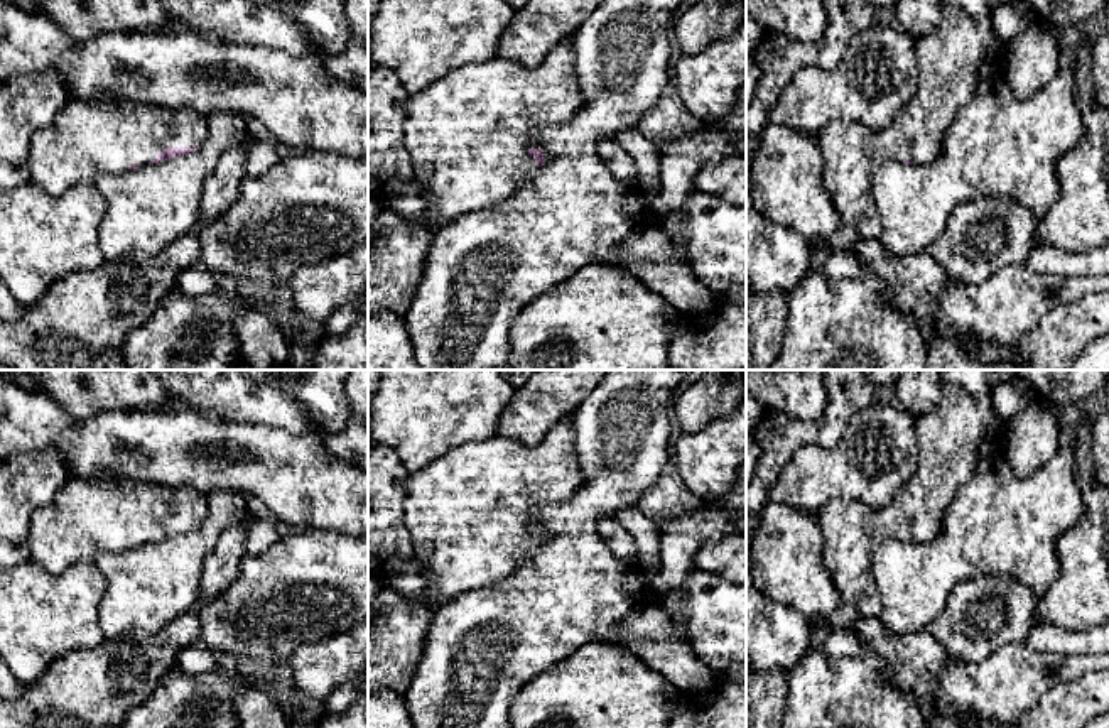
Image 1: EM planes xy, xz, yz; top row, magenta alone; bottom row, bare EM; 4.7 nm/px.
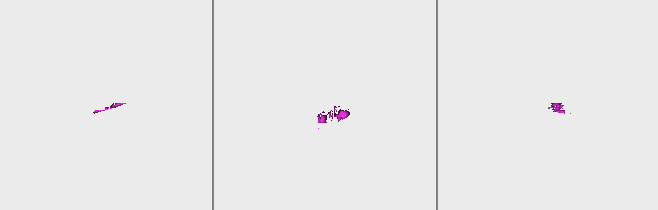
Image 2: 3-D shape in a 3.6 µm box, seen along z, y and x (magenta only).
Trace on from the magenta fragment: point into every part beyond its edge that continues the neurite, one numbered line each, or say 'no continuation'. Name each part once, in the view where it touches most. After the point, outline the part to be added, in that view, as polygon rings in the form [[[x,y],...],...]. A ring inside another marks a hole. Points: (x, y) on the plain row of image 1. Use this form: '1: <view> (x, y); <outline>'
1: xy (88, 516); [[[69,476],[54,500],[30,515],[30,561],[51,574],[98,552],[123,552],[165,525],[201,525],[208,503],[191,486]]]

